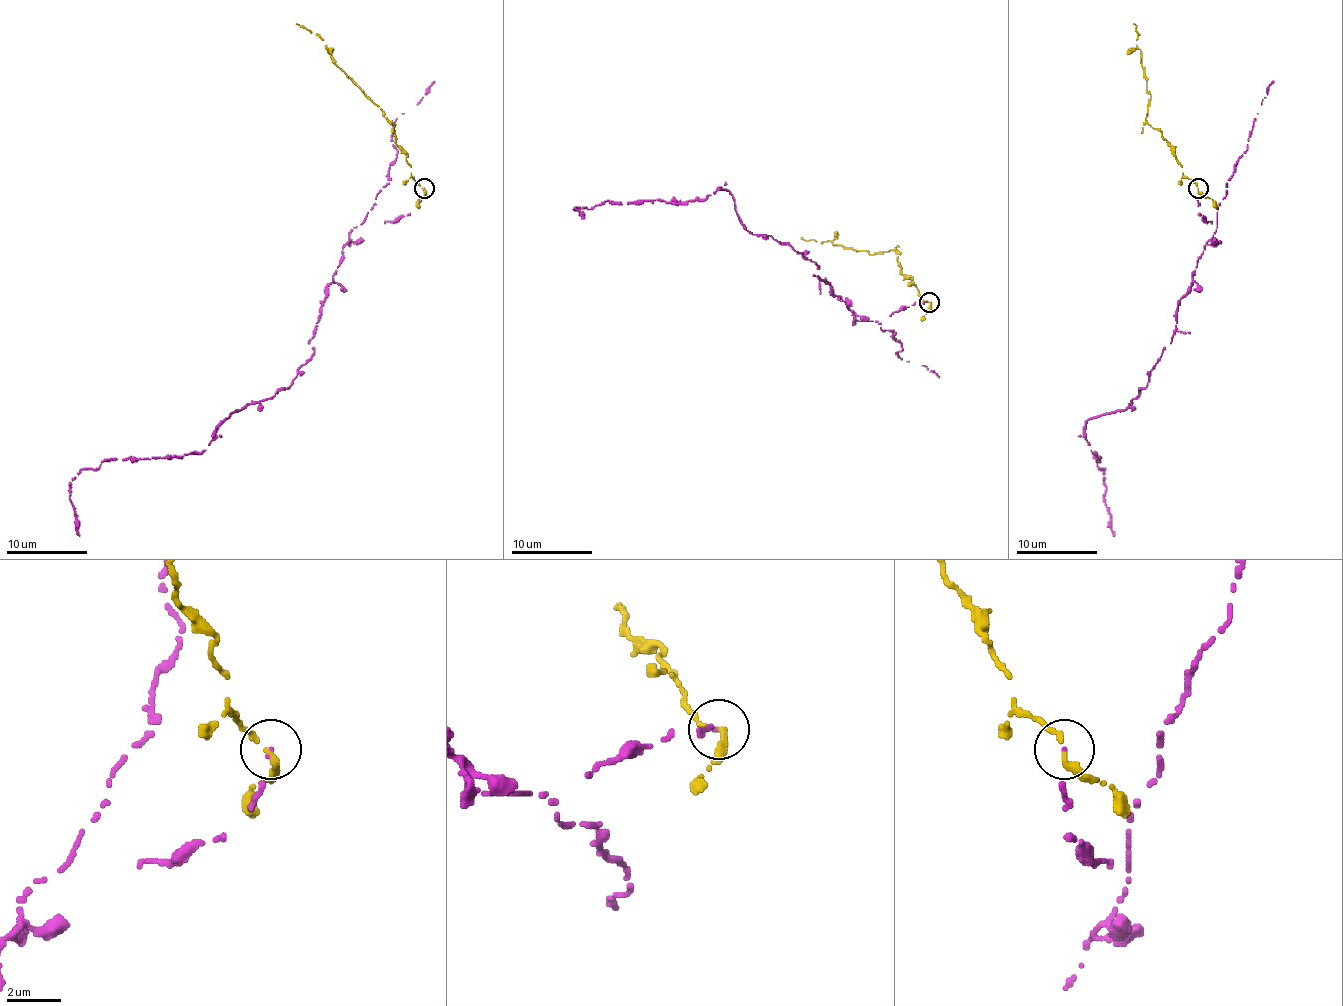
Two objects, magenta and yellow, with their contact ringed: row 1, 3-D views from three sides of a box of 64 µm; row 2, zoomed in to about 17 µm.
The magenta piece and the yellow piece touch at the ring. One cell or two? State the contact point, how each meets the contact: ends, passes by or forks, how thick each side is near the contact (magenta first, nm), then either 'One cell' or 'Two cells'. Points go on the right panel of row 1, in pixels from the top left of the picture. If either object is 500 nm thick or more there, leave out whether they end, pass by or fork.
Place: (1198, 188). At the ring magenta ends. At the ring yellow passes by. Thickness 70 nm (magenta) against 220 nm. Two cells

